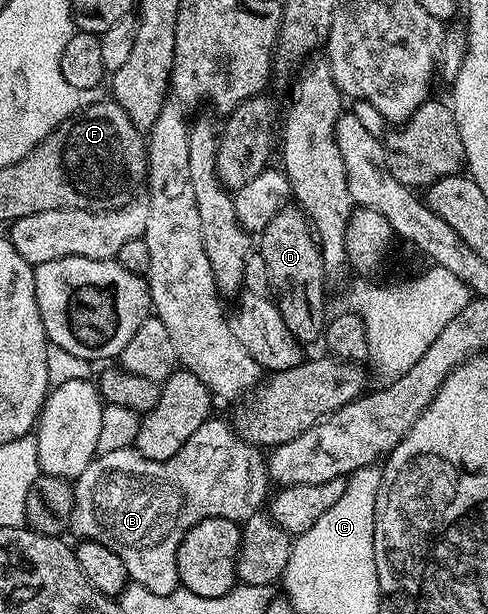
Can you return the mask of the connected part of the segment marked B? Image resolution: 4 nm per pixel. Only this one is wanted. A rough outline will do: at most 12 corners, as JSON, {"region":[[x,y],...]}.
{"region":[[206,420],[167,460],[103,452],[69,531],[180,588],[184,534],[267,503],[268,460]]}

